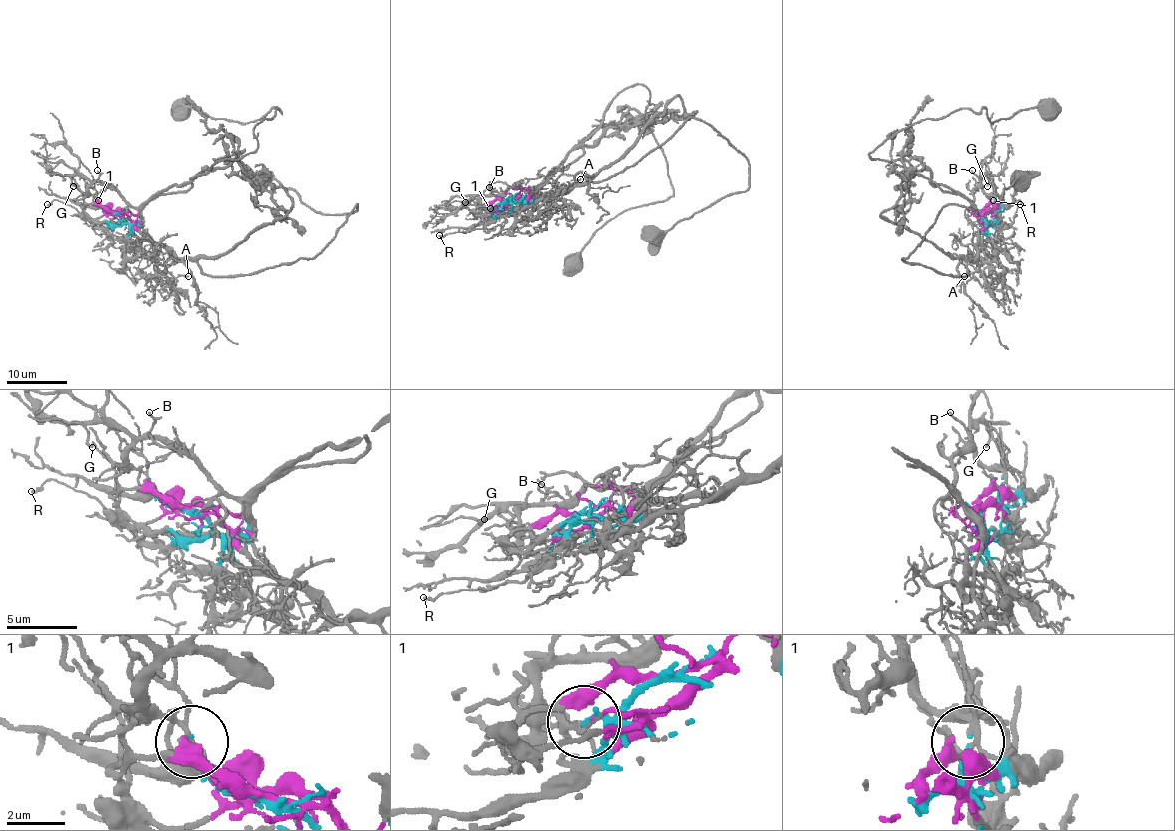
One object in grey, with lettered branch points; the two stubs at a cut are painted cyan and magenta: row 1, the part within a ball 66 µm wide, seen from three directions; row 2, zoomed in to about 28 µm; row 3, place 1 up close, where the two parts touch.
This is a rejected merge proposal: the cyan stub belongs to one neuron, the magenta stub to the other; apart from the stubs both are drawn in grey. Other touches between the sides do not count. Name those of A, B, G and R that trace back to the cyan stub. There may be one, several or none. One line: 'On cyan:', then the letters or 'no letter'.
On cyan: B, G, R

